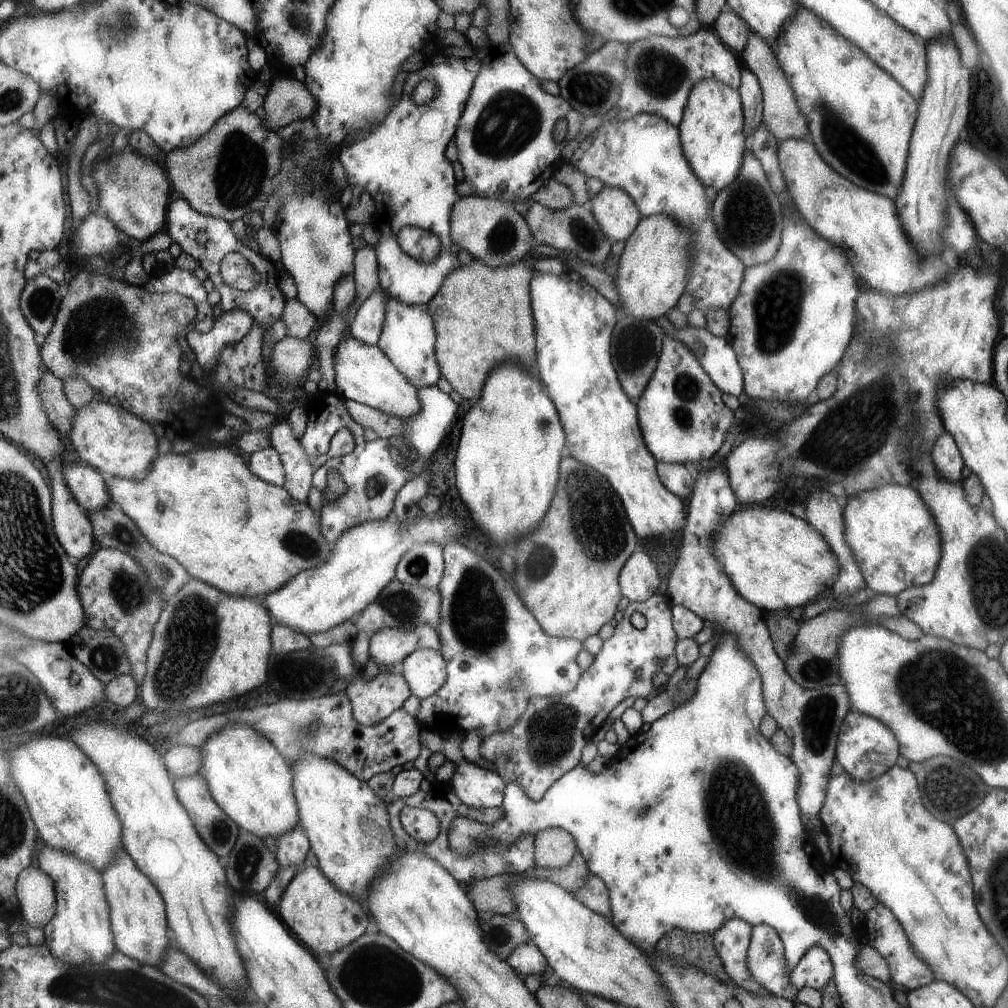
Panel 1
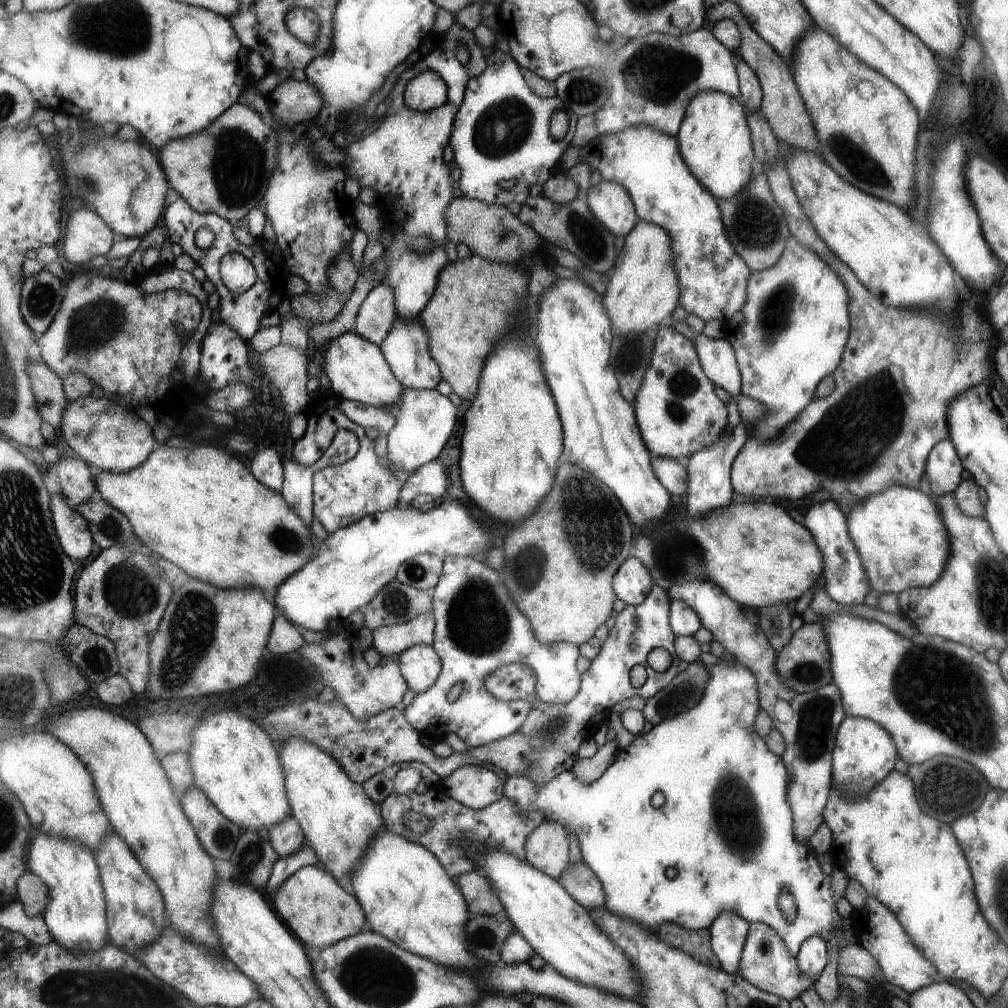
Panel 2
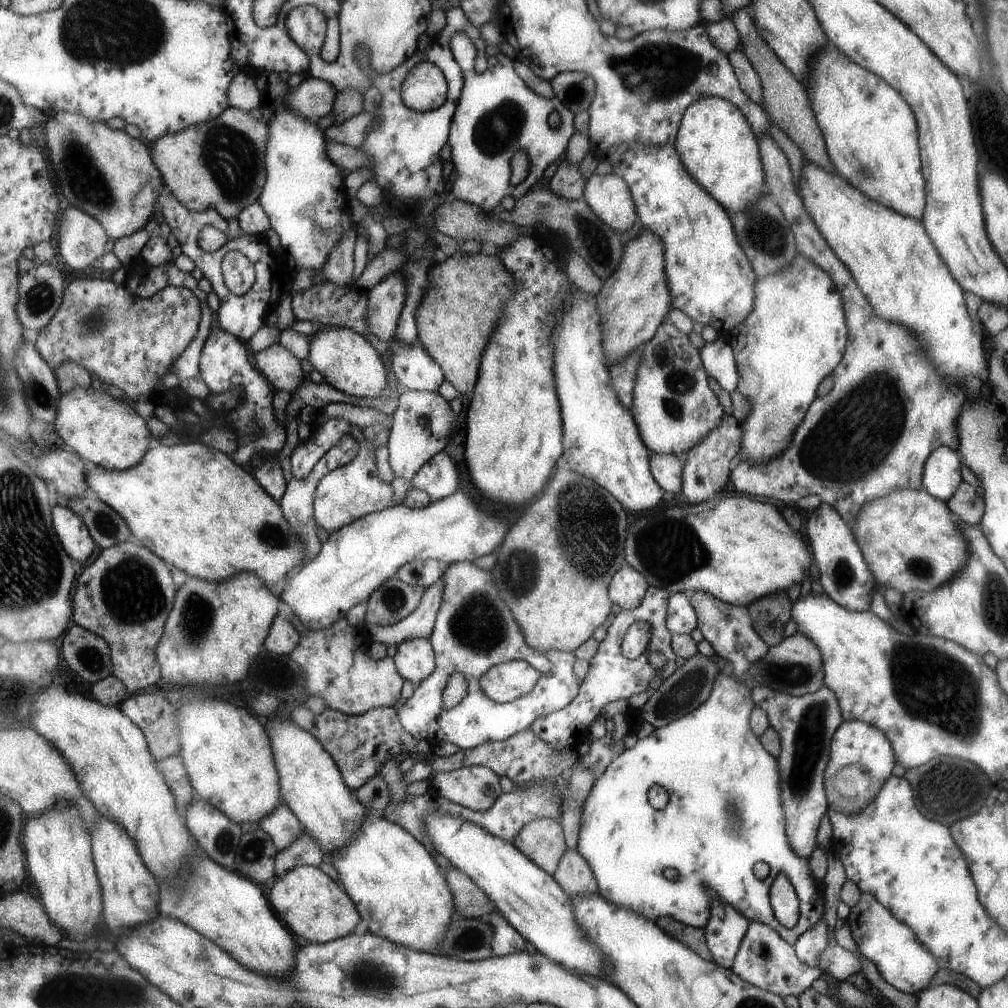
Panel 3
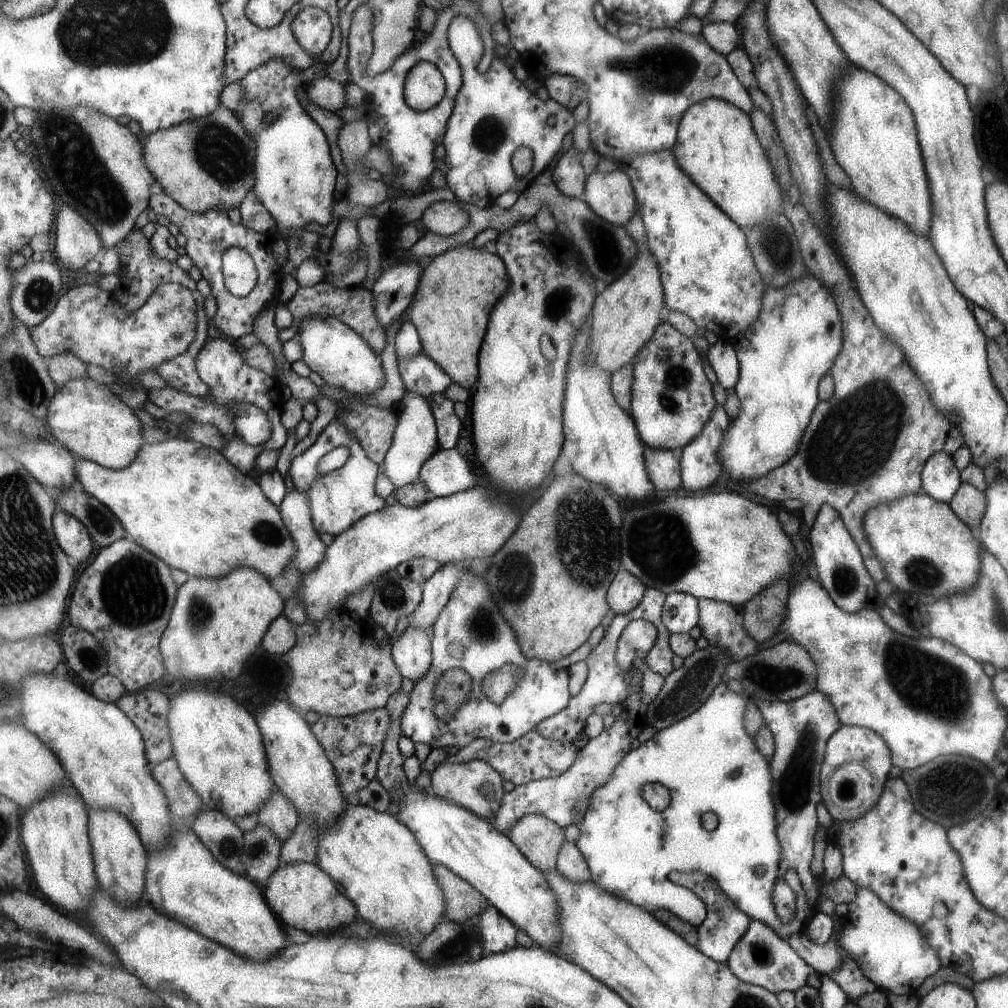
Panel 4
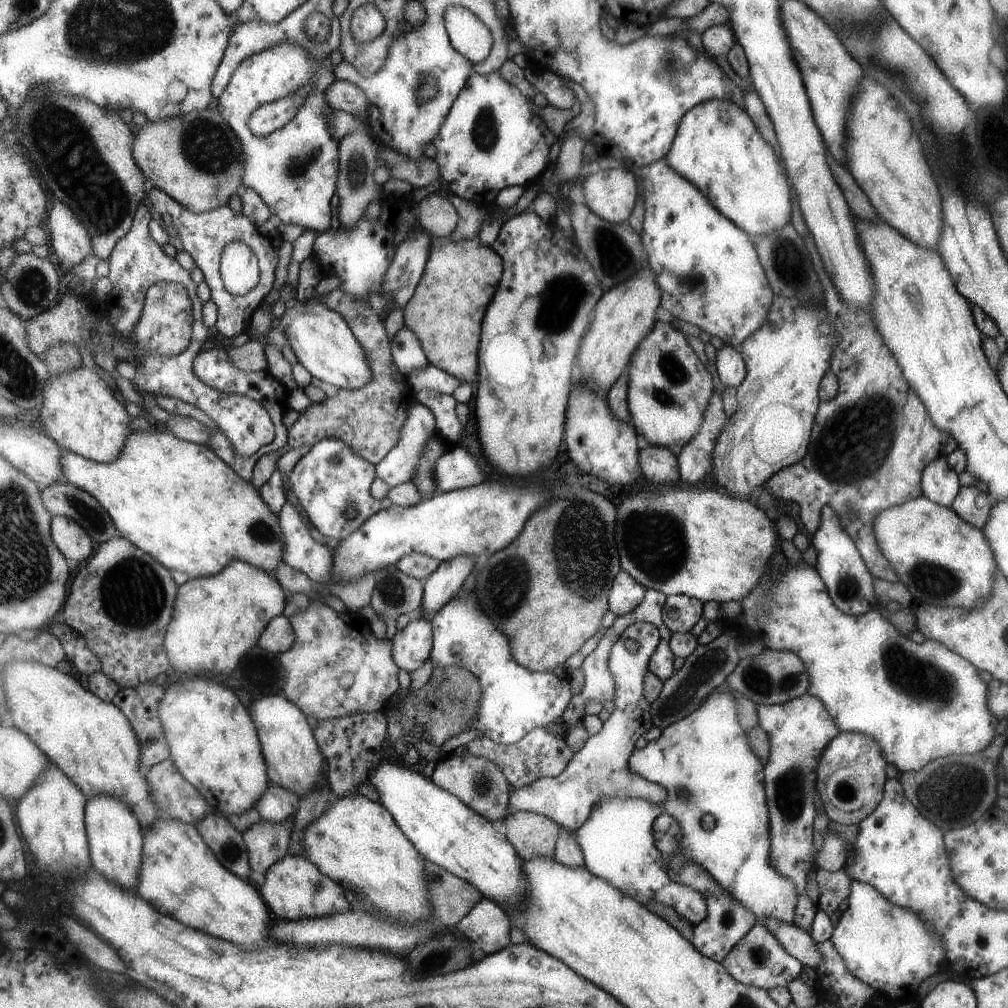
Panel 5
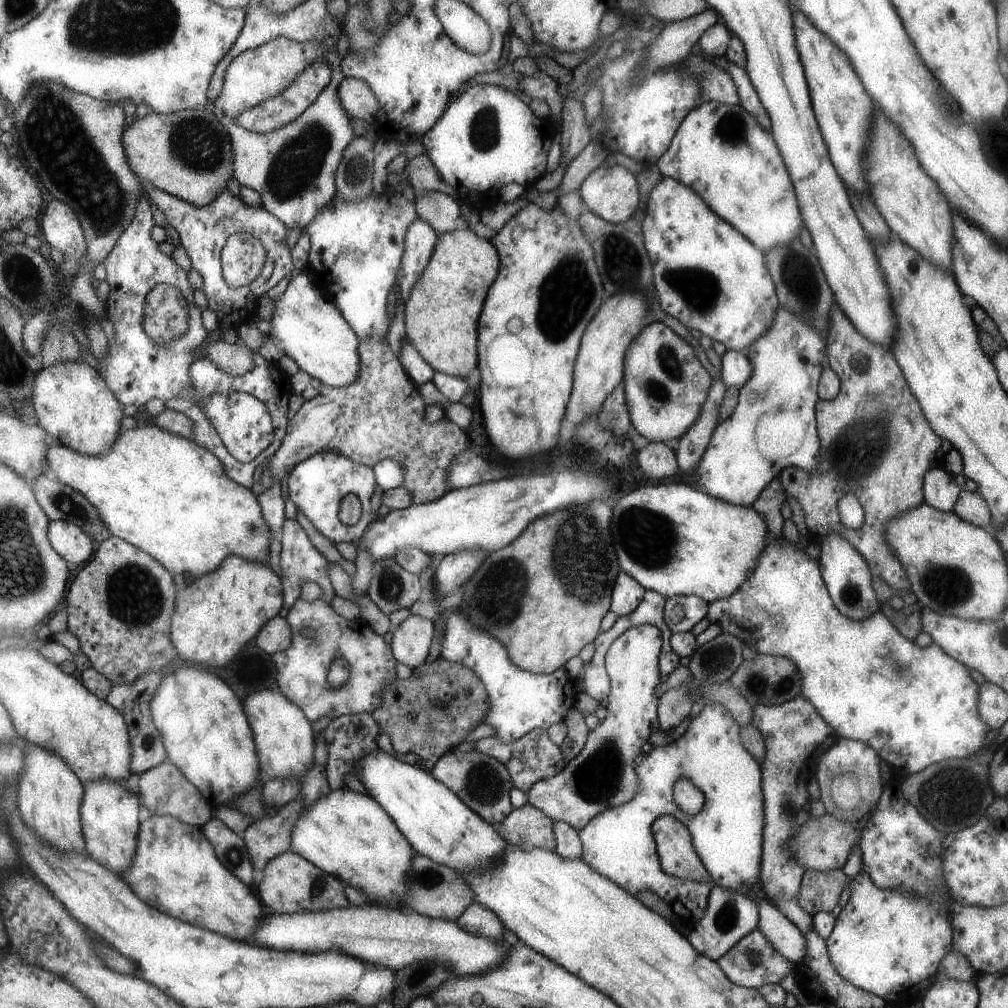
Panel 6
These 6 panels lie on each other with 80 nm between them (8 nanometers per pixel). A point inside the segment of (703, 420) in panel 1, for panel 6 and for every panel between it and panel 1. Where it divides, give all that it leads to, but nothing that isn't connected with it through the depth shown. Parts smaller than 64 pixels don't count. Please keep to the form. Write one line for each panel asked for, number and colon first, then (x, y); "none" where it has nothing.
2: (678, 414)
3: (673, 407)
4: (671, 401)
5: (669, 394)
6: (665, 385)

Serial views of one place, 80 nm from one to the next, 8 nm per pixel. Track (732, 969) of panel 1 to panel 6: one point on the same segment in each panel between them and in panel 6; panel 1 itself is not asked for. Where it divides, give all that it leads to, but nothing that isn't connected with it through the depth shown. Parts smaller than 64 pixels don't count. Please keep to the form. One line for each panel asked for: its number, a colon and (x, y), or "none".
2: (728, 933)
3: (724, 930)
4: (724, 925)
5: (727, 920)
6: (729, 916)

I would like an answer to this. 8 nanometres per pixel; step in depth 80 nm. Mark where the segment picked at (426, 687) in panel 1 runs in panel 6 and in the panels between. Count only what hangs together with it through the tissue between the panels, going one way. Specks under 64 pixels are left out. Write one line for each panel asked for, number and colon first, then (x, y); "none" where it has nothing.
2: (421, 665)
3: (416, 659)
4: (413, 653)
5: (413, 645)
6: (412, 639)

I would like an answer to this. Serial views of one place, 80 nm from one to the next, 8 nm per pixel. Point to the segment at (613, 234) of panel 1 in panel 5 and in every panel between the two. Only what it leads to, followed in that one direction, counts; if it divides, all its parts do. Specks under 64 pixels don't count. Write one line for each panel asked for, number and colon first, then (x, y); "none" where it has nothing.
2: (611, 202)
3: (609, 195)
4: (611, 195)
5: (610, 193)

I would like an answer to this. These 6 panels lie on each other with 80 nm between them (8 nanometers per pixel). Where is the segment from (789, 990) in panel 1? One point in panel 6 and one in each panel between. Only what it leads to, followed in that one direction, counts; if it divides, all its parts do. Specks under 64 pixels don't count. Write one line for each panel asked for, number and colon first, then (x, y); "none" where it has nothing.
2: (766, 963)
3: (765, 960)
4: (761, 957)
5: (758, 960)
6: (752, 962)

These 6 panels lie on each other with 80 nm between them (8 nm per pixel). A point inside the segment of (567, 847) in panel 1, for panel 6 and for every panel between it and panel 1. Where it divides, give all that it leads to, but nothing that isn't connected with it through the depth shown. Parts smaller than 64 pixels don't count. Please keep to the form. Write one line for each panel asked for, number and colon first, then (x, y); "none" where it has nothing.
2: (548, 847)
3: (543, 840)
4: (540, 838)
5: (534, 835)
6: (527, 826)

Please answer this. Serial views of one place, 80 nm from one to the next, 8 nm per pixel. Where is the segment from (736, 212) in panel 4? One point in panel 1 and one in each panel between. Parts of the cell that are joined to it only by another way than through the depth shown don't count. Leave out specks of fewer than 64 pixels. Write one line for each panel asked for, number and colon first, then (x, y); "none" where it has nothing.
1: (711, 135)
2: (715, 141)
3: (715, 143)

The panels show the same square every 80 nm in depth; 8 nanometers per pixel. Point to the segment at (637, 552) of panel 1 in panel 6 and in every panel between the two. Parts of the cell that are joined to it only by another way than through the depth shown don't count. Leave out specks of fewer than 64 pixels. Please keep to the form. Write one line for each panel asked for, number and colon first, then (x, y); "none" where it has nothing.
2: (632, 582)
3: (628, 587)
4: (626, 591)
5: (626, 593)
6: (628, 594)

